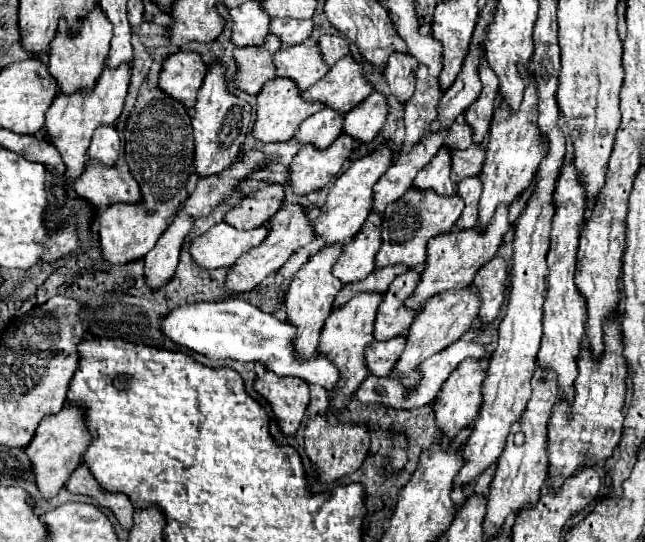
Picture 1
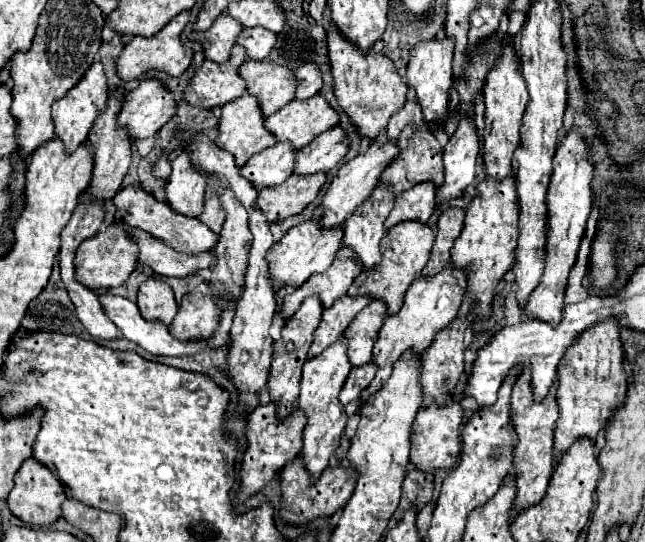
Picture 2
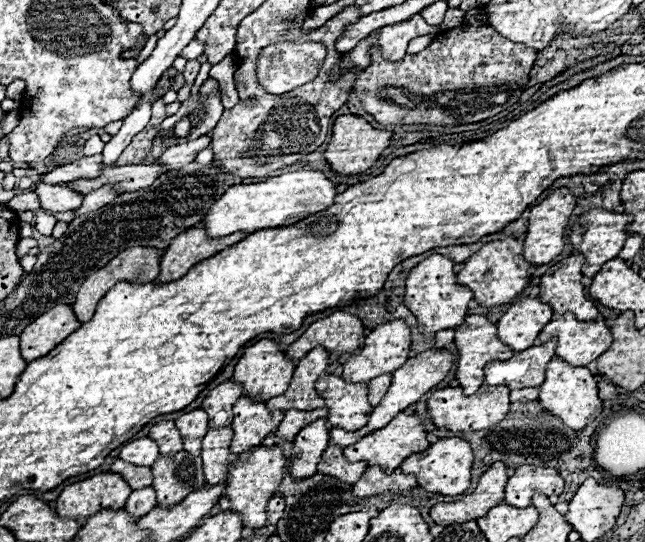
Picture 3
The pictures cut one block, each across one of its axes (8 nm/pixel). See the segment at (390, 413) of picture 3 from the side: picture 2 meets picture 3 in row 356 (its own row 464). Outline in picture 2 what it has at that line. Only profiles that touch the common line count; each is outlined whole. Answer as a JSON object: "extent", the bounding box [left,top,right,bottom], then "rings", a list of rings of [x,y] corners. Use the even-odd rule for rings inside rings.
{"extent":[410,406,462,472],"rings":[[[428,406],[420,410],[412,424],[410,436],[410,462],[420,472],[434,472],[434,470],[448,470],[456,464],[460,452],[460,424],[462,424],[462,406],[442,406],[434,408]]]}

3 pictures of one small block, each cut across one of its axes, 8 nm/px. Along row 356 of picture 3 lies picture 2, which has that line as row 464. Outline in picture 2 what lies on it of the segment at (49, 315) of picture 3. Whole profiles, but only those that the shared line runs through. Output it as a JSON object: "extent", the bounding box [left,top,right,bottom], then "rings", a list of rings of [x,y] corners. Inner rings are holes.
{"extent":[8,458,66,526],"rings":[[[28,458],[22,464],[22,468],[16,472],[14,488],[8,494],[8,508],[16,518],[26,522],[28,526],[50,526],[60,518],[60,504],[64,500],[66,500],[66,492],[60,480],[48,468]]]}

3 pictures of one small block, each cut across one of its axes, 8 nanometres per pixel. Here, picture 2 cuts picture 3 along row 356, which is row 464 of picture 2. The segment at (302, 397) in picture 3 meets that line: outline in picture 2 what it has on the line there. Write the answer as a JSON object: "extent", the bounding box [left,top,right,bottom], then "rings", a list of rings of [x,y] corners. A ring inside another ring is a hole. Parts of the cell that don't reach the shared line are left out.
{"extent":[298,336,352,480],"rings":[[[340,336],[334,346],[326,348],[322,356],[316,356],[314,360],[308,360],[302,370],[302,380],[300,380],[300,394],[298,394],[298,410],[304,412],[308,418],[306,428],[304,428],[304,448],[302,448],[302,462],[310,474],[310,480],[318,480],[322,470],[328,466],[330,456],[340,444],[340,438],[346,428],[346,412],[344,406],[338,400],[338,394],[342,390],[342,384],[346,376],[350,374],[352,366],[346,356],[346,338]]]}

